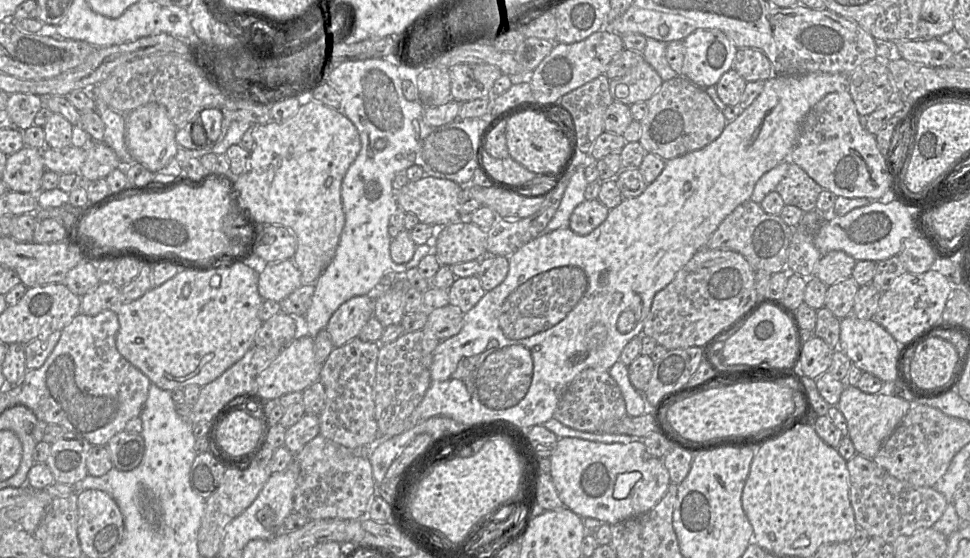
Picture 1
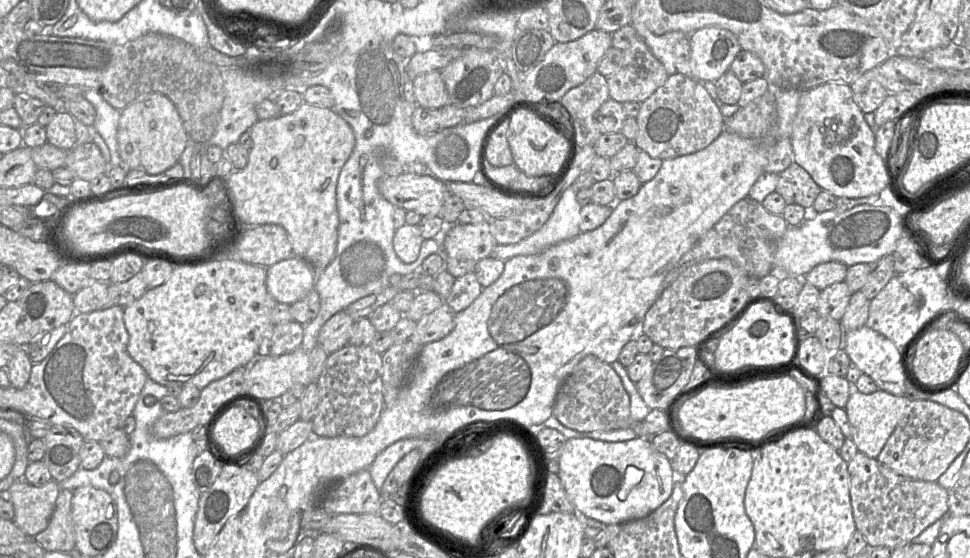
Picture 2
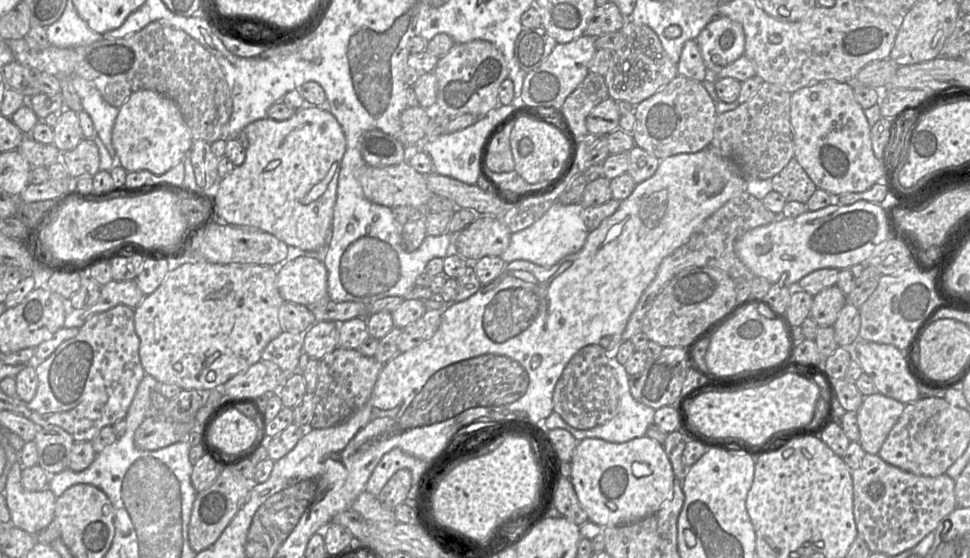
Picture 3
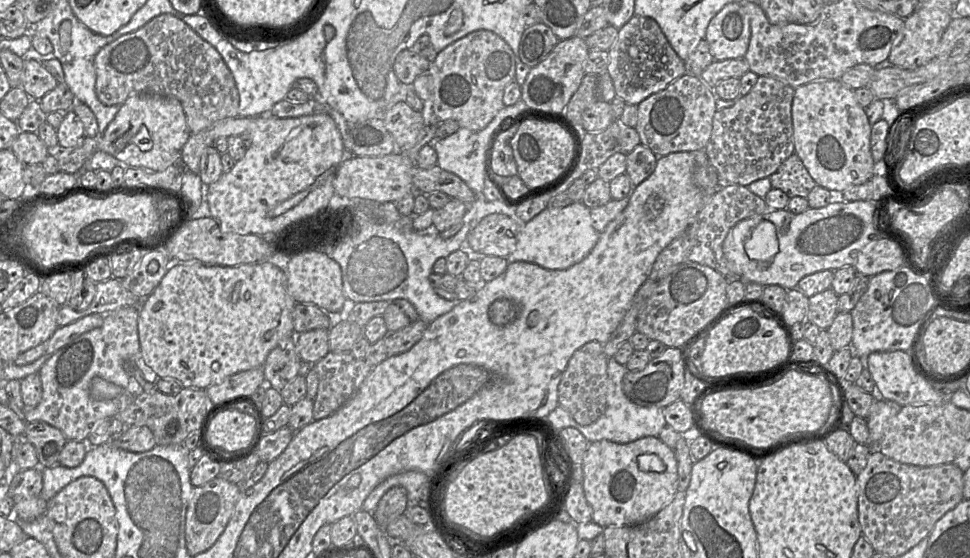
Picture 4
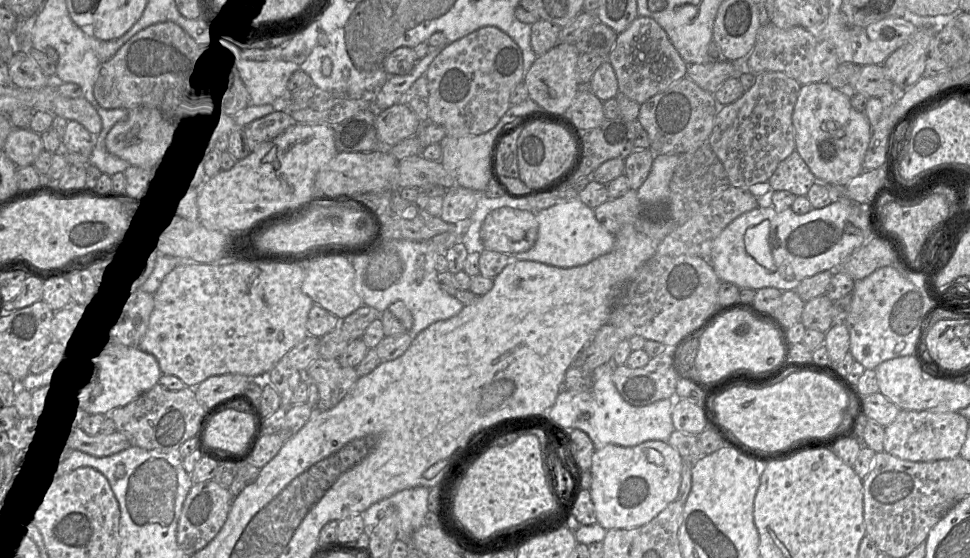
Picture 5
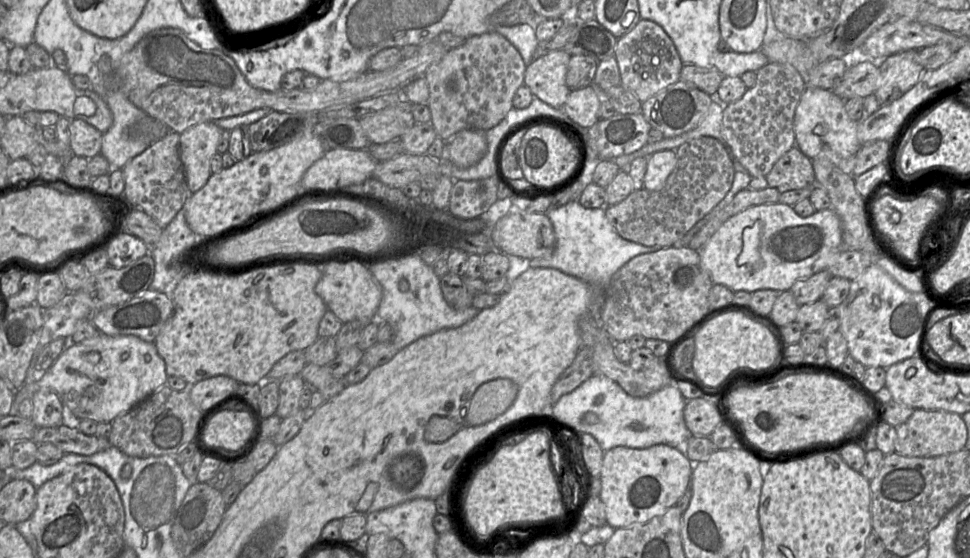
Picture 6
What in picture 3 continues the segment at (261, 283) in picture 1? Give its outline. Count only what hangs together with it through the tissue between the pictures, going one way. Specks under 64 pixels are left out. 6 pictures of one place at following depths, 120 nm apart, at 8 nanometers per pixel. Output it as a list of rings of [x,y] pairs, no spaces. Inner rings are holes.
[[[299,256],[277,272],[277,288],[285,302],[311,305],[330,300],[327,291],[327,269],[323,262]]]

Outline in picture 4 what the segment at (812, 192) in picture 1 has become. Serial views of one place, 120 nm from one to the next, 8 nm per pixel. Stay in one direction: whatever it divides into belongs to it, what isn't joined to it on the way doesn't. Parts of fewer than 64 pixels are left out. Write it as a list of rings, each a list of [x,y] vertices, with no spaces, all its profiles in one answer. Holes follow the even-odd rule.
[[[795,153],[789,156],[769,179],[772,188],[782,190],[789,198],[796,196],[807,198],[817,185]]]

